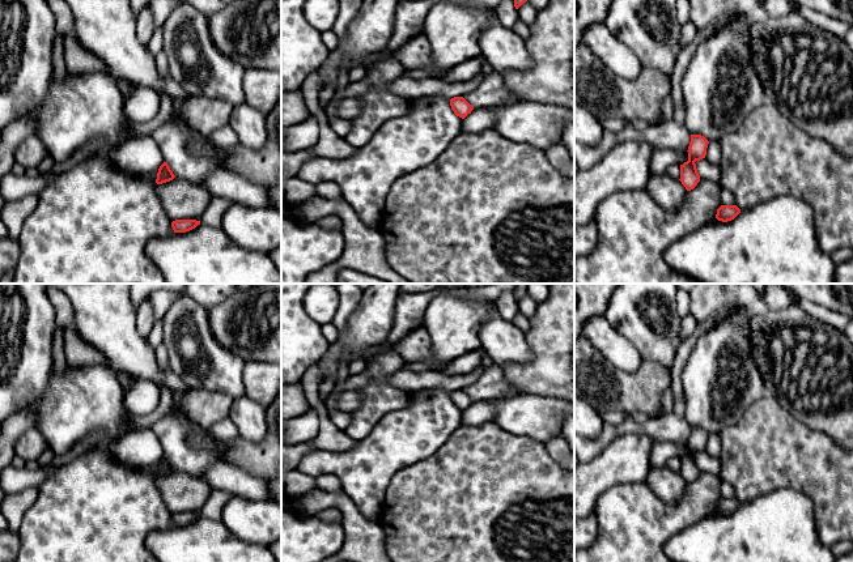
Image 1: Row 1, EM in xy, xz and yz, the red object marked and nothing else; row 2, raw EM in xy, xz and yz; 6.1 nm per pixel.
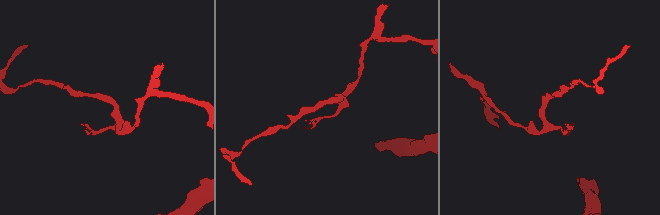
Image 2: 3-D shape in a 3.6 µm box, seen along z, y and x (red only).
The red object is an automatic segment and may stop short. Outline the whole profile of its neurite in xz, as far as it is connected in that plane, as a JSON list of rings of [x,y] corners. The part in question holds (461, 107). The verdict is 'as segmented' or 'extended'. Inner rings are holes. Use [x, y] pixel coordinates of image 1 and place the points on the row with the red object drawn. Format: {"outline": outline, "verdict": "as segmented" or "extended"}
{"outline": [[[463,97],[451,98],[450,106],[454,114],[462,119],[464,119],[474,110],[474,107]]], "verdict": "as segmented"}

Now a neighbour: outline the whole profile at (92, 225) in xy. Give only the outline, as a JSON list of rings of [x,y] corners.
[[[99,158],[82,161],[38,193],[37,207],[22,223],[13,284],[167,284],[148,257],[147,243],[174,233],[171,222],[158,200],[156,183],[116,171]]]

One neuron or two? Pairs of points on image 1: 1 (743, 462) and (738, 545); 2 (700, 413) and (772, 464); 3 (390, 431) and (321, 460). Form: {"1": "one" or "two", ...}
{"1": "two", "2": "two", "3": "one"}

